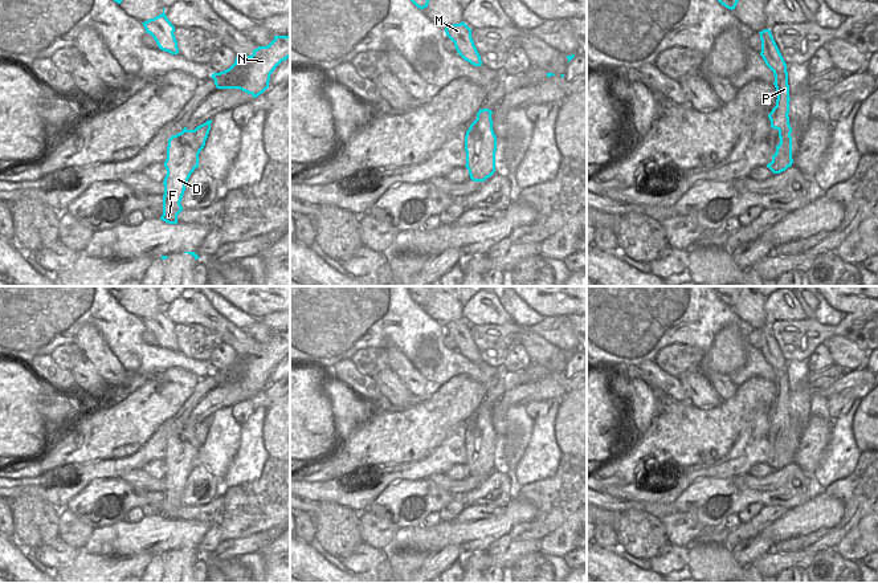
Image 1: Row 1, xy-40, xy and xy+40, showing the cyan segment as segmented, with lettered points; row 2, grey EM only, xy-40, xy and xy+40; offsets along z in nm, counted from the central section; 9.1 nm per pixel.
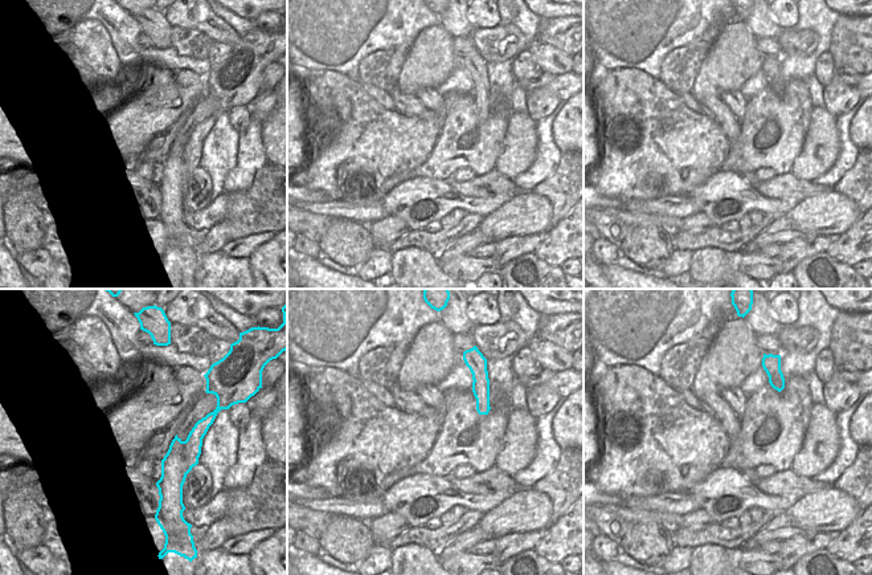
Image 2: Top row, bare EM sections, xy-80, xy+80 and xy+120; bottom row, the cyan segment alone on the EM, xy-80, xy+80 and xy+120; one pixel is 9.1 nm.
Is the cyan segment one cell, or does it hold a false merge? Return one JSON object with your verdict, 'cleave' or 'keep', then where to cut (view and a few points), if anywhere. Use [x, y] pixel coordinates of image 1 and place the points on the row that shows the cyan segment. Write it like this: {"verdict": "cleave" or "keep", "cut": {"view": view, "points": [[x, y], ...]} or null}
{"verdict": "cleave", "cut": {"view": "xy", "points": [[476, 119], [478, 129], [490, 129], [493, 131]]}}

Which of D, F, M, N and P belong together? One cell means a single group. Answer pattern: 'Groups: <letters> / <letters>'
Groups: D F N / M P

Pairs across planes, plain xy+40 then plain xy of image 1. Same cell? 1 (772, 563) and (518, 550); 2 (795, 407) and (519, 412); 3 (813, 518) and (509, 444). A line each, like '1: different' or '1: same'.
1: same
2: different
3: different

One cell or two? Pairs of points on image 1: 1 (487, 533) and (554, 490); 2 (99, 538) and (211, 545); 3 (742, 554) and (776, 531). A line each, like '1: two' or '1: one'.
1: two
2: two
3: two

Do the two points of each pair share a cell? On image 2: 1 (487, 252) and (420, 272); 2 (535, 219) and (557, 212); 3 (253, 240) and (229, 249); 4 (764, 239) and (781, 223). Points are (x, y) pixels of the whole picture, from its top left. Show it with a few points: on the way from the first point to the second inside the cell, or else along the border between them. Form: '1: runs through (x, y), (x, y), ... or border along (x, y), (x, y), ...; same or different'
1: border along (492, 241), (477, 245), (467, 255); different
2: border along (532, 191), (548, 200), (551, 221), (529, 235); different
3: runs through (248, 245), (234, 249); same
4: runs through (768, 236), (777, 227); same

